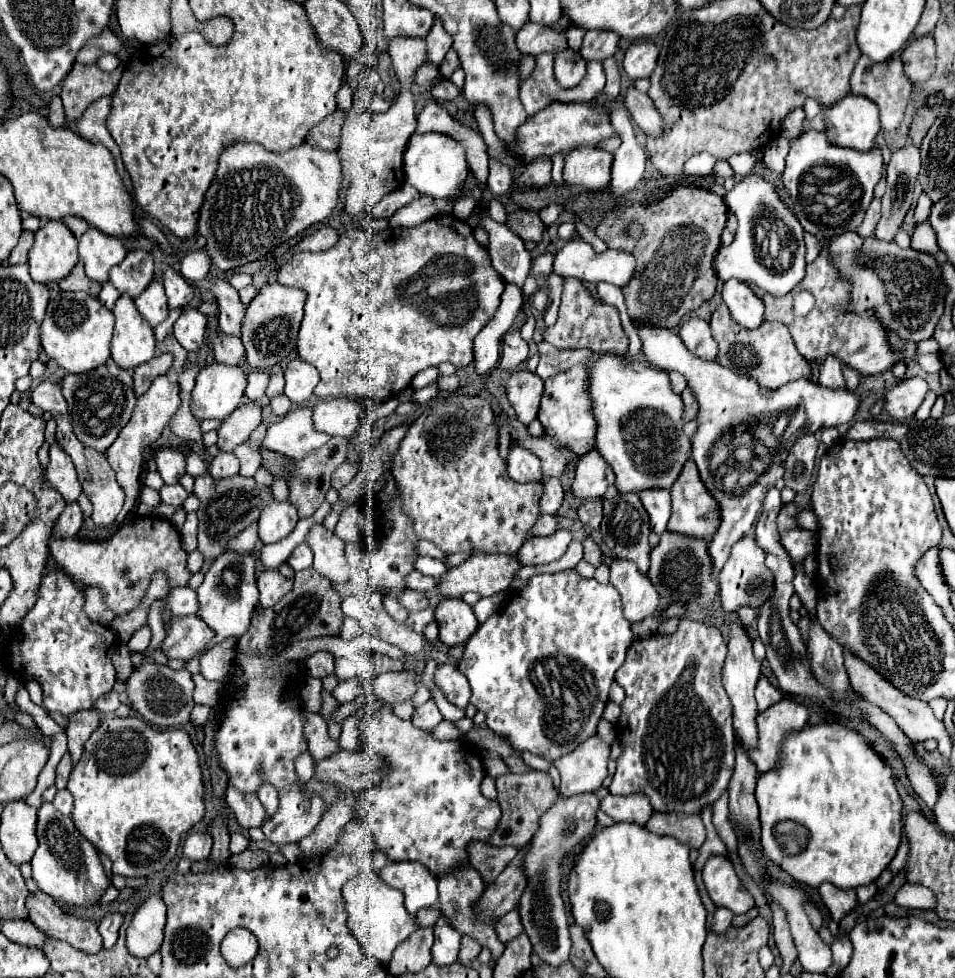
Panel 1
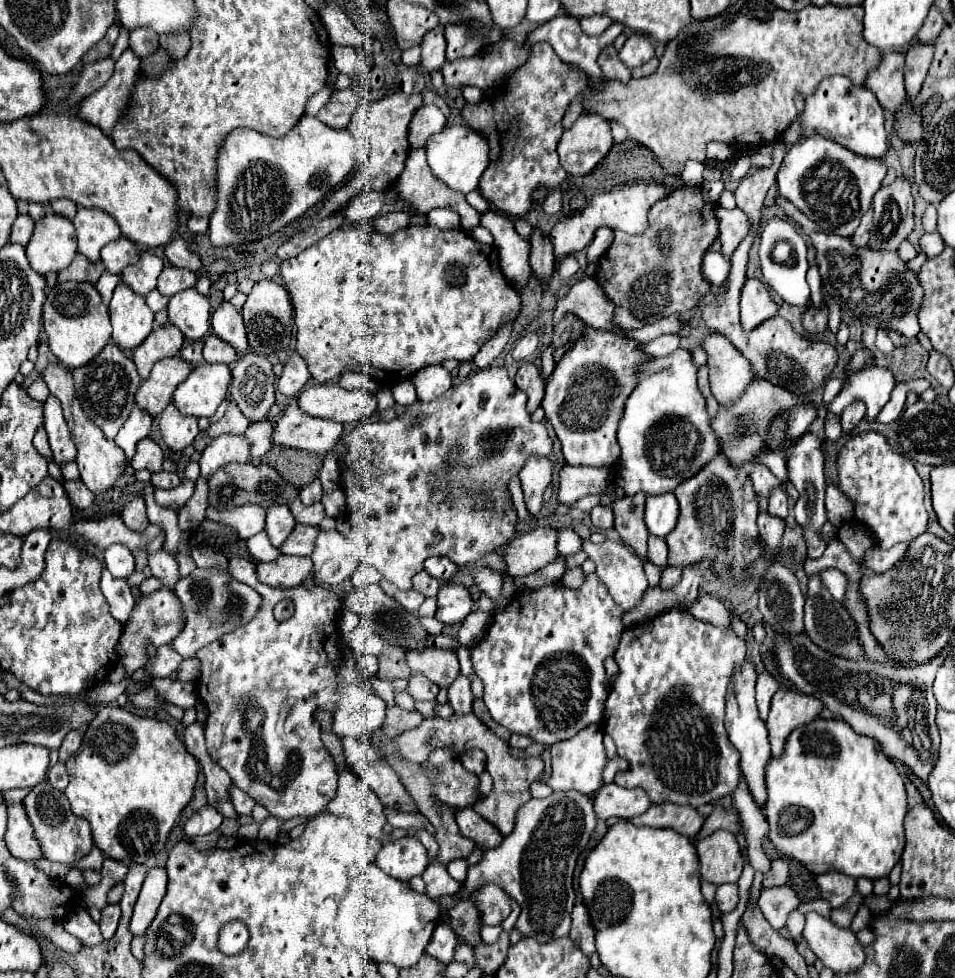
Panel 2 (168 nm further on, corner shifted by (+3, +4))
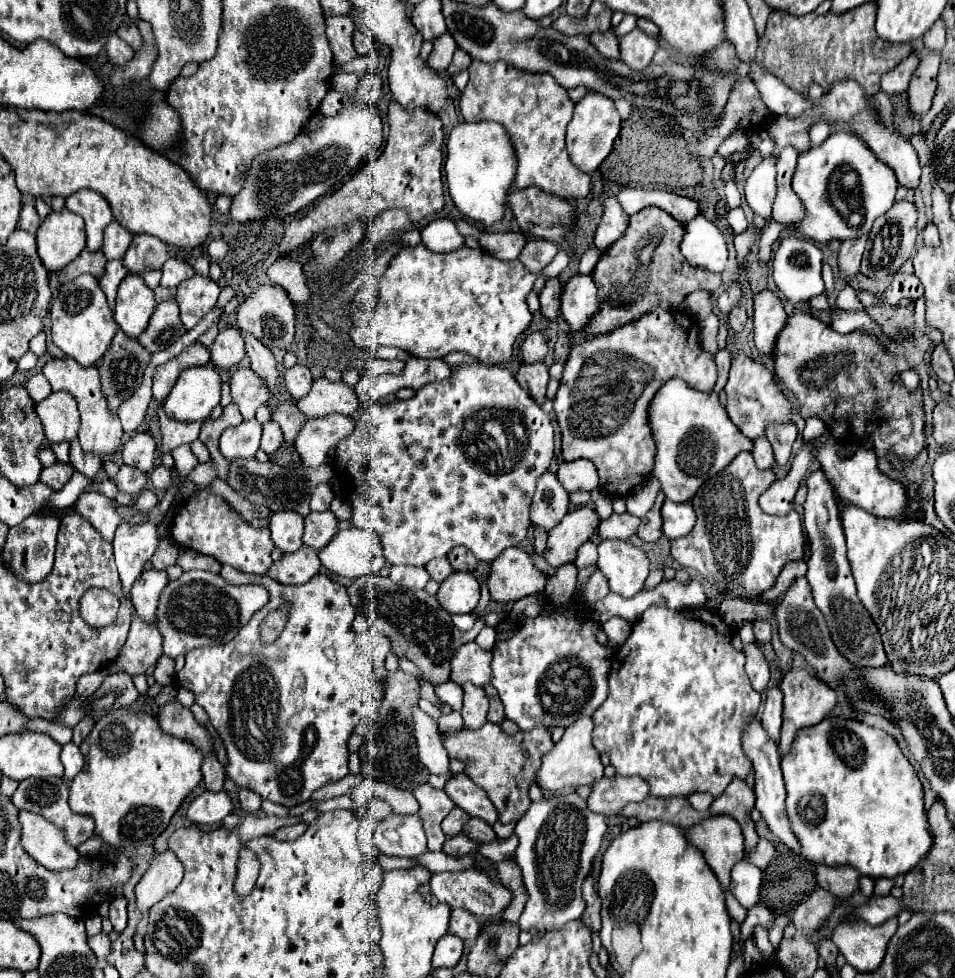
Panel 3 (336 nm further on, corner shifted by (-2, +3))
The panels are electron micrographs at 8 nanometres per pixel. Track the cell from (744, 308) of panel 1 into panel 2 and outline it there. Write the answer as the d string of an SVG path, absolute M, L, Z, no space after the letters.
M747 279L741 289L741 325L751 331L765 319L777 315L777 305L769 297L767 287L759 279Z

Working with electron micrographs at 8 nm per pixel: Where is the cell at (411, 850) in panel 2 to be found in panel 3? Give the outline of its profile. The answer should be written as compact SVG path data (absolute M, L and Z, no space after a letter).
M390 812L374 830L374 844L386 856L416 858L426 852L426 836L418 814Z

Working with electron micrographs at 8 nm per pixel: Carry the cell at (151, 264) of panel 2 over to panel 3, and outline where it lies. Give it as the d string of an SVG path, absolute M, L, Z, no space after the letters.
M134 234L134 240L124 254L124 266L132 274L142 274L150 268L162 268L168 258L168 246L160 238L150 234Z

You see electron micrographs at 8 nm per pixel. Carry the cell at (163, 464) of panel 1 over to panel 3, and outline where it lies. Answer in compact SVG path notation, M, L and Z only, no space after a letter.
M136 432L122 446L124 464L136 466L142 472L150 472L154 468L154 450L156 442L148 432Z

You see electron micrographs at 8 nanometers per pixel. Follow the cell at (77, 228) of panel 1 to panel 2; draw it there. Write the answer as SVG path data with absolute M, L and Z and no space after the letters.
M57 199L55 203L51 203L51 209L53 209L53 213L57 213L57 215L63 215L63 217L67 217L67 219L75 219L75 215L77 215L77 205L75 203L71 203L69 199Z

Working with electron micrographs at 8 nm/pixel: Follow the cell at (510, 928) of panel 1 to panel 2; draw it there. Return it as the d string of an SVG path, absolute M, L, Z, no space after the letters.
M487 885L487 887L479 889L477 893L469 895L469 899L477 901L483 925L501 925L507 919L507 915L511 913L509 895L495 885Z

